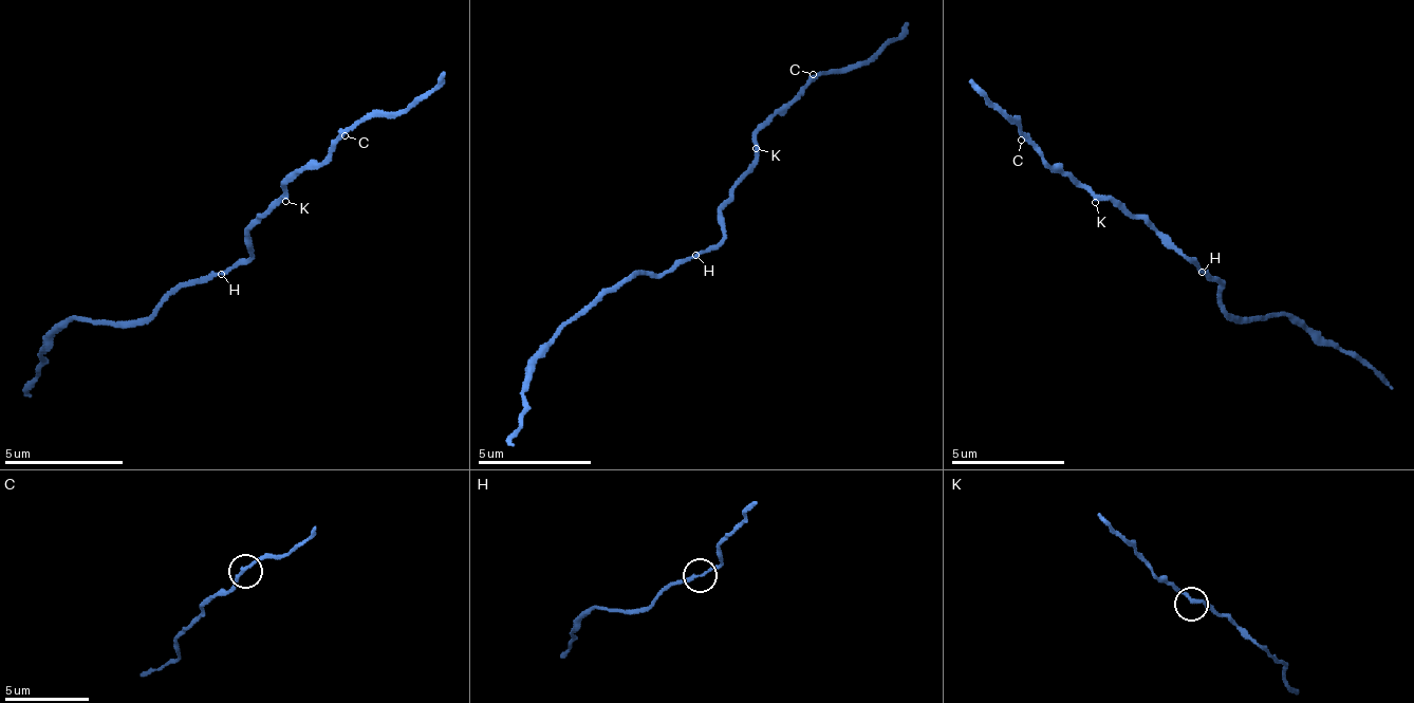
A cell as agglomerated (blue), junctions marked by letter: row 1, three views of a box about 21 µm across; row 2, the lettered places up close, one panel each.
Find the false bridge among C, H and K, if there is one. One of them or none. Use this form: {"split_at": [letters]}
{"split_at": []}

